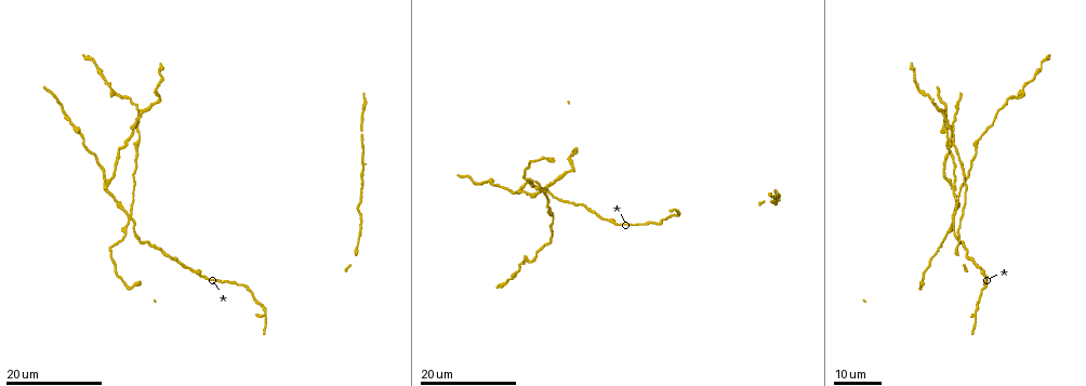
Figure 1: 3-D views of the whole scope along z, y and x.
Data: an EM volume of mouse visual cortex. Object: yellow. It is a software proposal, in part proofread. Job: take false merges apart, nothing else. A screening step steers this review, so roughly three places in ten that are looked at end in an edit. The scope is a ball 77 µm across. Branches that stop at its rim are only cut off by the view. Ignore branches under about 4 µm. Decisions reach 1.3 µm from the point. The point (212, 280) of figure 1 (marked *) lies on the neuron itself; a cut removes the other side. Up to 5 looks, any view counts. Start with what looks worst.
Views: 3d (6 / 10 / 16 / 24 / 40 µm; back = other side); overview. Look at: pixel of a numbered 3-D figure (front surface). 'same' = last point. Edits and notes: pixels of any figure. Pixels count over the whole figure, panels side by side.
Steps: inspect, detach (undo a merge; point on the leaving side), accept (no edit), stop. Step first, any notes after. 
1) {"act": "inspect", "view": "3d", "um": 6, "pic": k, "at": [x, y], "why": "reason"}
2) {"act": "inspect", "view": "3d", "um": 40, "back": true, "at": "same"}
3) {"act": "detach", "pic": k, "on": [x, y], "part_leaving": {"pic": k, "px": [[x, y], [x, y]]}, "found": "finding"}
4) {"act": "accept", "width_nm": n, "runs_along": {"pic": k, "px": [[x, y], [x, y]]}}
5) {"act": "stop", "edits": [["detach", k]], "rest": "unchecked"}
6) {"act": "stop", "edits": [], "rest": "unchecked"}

{"act": "inspect", "view": "3d", "um": 16, "pic": 1, "at": [127, 217], "why": "looks like a crossing"}

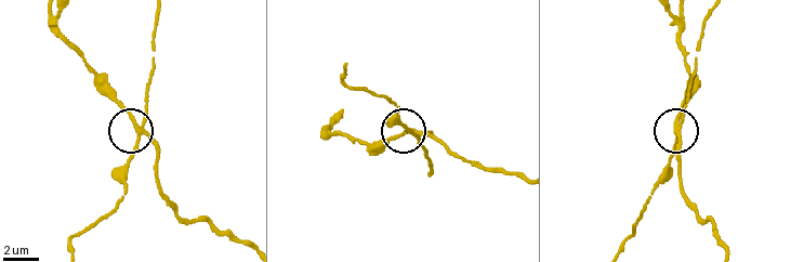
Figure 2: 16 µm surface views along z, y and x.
{"act": "inspect", "view": "3d", "um": 6, "pic": 2, "at": [678, 125]}

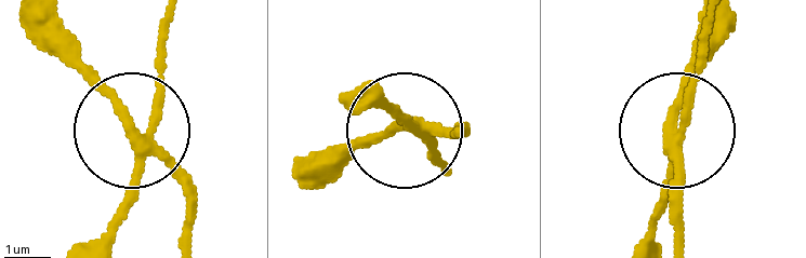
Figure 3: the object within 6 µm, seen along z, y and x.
{"act": "accept", "width_nm": 240, "runs_along": {"pic": 3, "px": [[187, 248], [175, 179], [28, 21]]}, "found": "one neuron here"}

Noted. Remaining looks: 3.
{"act": "inspect", "view": "3d", "um": 16, "pic": 1, "at": [954, 187], "why": "a fork"}

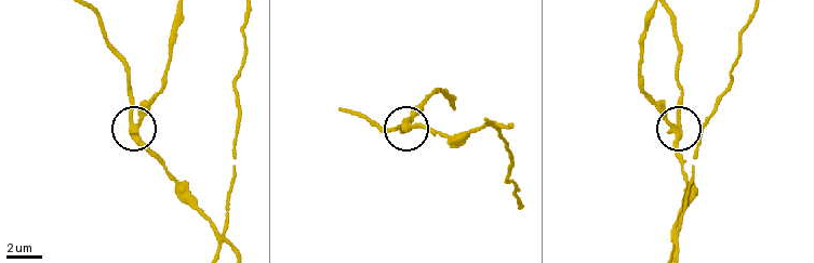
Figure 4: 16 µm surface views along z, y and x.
{"act": "inspect", "view": "3d", "um": 10, "pic": 4, "at": [133, 127]}

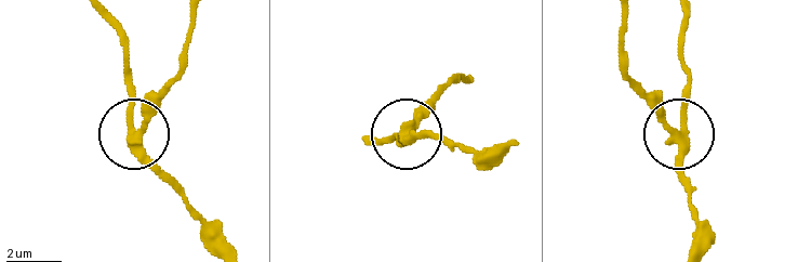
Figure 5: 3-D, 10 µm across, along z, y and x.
{"act": "inspect", "view": "3d", "um": 10, "back": true, "pic": 5, "at": [132, 135]}

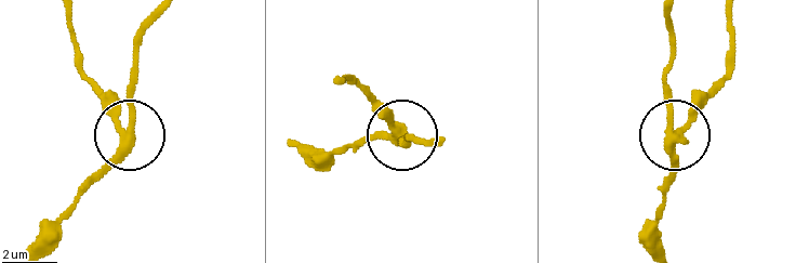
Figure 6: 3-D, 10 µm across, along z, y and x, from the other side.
{"act": "detach", "pic": 6, "on": [109, 110], "width_nm": 300, "part_leaving": {"pic": 6, "px": [[129, 134], [82, 74], [73, 17]]}, "found": "two neurons meet here"}

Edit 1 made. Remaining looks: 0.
{"act": "stop", "edits": [["detach", 6]], "rest": "unchecked"}

